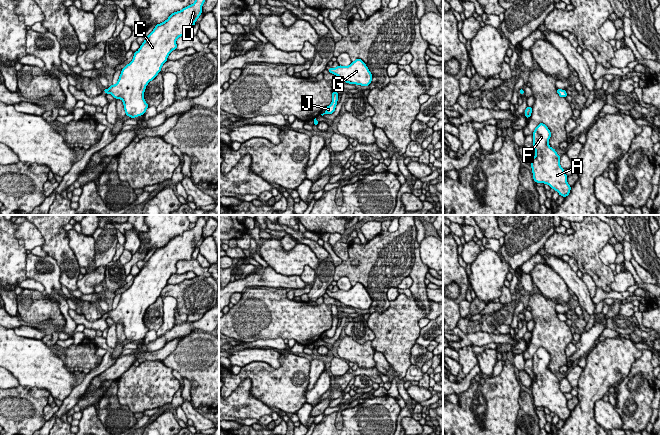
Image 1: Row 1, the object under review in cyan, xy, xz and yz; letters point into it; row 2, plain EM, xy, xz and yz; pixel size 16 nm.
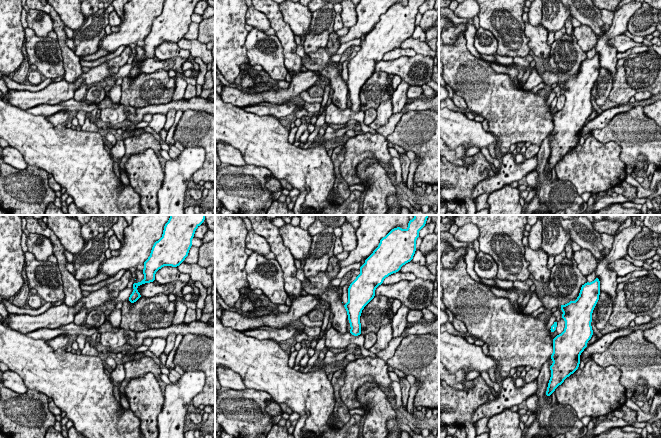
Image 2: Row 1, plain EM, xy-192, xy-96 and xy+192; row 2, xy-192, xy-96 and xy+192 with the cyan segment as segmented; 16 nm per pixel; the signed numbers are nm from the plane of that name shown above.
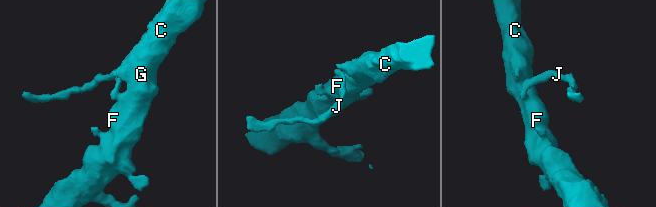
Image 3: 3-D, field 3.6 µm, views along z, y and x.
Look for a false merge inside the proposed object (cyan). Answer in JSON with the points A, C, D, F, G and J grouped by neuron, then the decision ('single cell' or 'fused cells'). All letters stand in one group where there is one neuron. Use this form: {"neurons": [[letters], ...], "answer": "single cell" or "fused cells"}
{"neurons": [["A", "C", "D", "F", "G", "J"]], "answer": "single cell"}

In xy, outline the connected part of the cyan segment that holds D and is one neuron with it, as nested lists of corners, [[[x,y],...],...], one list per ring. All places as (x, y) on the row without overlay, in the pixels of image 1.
[[[198,216],[192,229],[172,237],[166,245],[157,248],[134,277],[133,284],[122,293],[118,306],[104,313],[106,318],[110,317],[115,323],[123,325],[127,340],[134,342],[144,339],[149,331],[144,324],[147,308],[161,296],[170,276],[177,273],[177,262],[192,259],[205,223],[204,216]]]

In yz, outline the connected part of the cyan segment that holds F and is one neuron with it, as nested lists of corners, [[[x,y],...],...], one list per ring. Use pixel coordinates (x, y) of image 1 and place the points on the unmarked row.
[[[540,347],[533,356],[533,371],[536,379],[532,381],[531,391],[533,403],[536,407],[545,407],[566,421],[571,410],[567,407],[567,399],[560,390],[560,380],[551,372],[548,365],[551,356],[547,350]]]

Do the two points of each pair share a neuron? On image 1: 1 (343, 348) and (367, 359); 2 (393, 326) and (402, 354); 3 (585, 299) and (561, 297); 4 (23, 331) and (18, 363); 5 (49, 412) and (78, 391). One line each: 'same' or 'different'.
1: same
2: same
3: different
4: different
5: different

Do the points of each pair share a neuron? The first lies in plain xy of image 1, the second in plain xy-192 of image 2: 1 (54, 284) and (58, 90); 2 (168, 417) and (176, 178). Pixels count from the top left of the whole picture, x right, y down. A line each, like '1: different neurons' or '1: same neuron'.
1: different neurons
2: different neurons

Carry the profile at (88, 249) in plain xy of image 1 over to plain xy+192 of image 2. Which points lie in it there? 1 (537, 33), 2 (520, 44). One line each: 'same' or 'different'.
1: same
2: different

